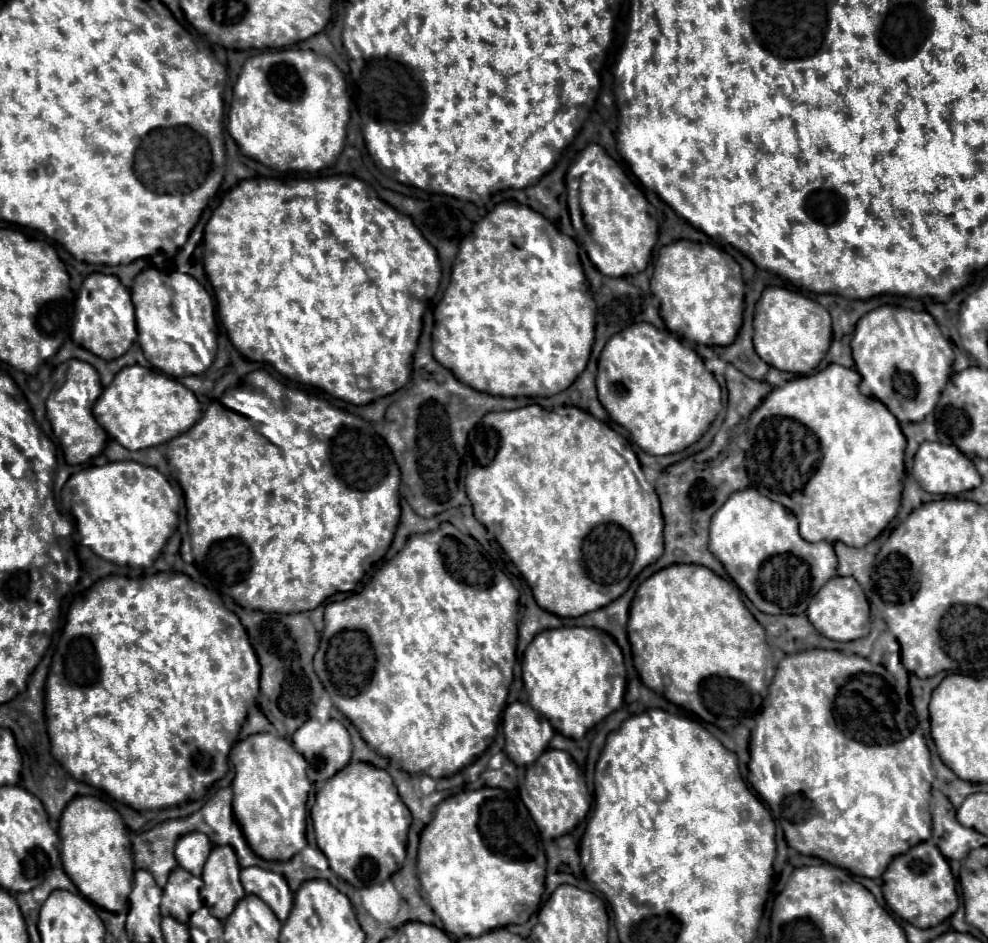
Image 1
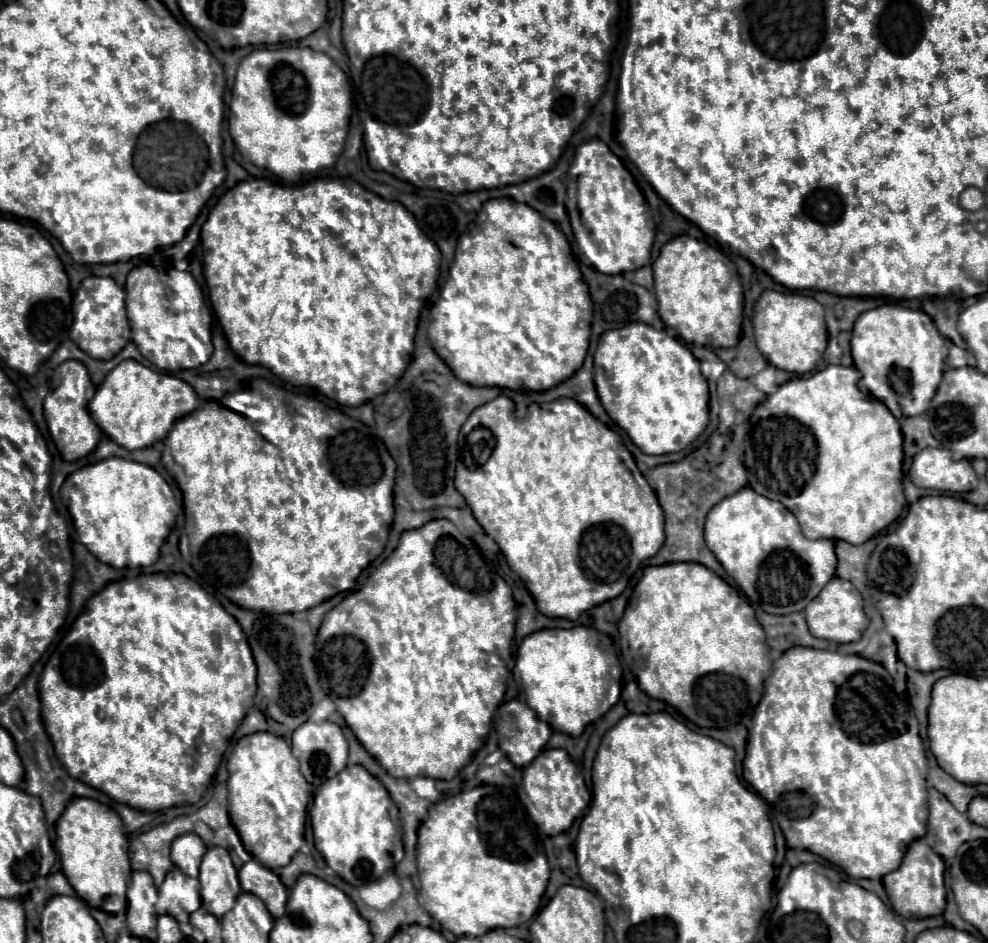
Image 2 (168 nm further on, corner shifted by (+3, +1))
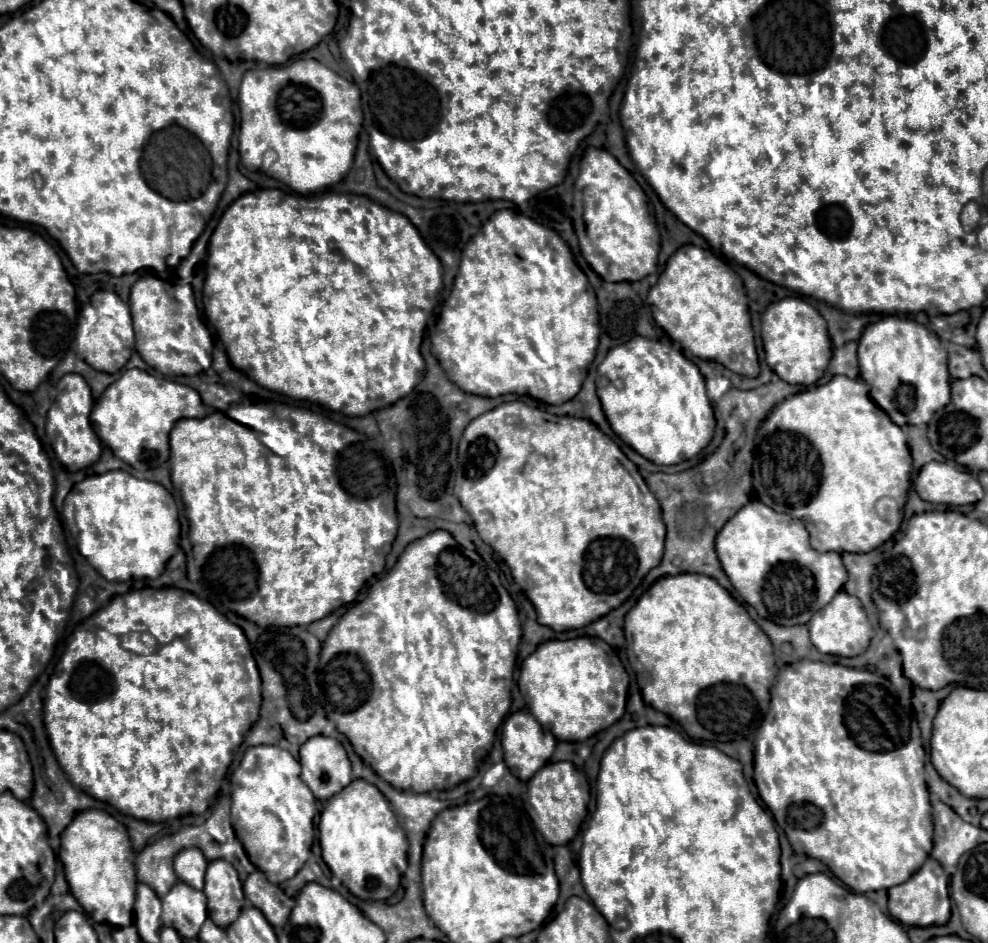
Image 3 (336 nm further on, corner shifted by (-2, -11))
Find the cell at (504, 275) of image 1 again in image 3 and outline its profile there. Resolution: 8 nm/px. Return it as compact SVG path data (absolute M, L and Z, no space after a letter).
M498 210L461 252L452 294L432 336L432 354L438 354L446 376L468 394L496 398L512 392L528 394L546 404L564 404L578 394L599 337L596 294L586 274L576 266L568 244L554 230L516 210Z

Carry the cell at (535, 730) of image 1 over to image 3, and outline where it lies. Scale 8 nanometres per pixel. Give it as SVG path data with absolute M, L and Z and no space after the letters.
M520 710L510 714L502 724L502 748L504 748L504 762L510 768L510 772L526 782L550 760L556 748L556 738L530 712Z

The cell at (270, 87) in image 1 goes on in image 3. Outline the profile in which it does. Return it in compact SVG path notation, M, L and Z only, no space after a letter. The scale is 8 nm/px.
M300 58L284 66L258 66L244 74L238 94L240 160L248 170L262 170L298 194L310 194L340 182L352 166L358 132L362 128L360 90L328 66Z

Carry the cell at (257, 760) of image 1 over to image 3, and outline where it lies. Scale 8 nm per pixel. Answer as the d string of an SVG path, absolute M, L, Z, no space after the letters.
M278 746L248 748L230 778L230 821L248 858L272 884L290 880L308 860L314 842L316 798L300 780L300 764Z

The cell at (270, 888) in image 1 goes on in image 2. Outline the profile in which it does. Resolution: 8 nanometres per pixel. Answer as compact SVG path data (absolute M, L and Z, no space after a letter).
M251 860L239 870L239 884L245 892L259 896L267 904L271 916L279 918L285 914L287 888L279 880L279 876L273 874L273 870L261 866L257 860Z

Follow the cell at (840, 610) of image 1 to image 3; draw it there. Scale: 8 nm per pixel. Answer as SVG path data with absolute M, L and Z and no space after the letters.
M840 590L830 604L826 604L820 612L812 616L808 628L812 644L822 654L834 654L834 656L858 656L868 648L868 642L874 636L874 630L866 618L862 602L856 596L846 594L844 590Z

